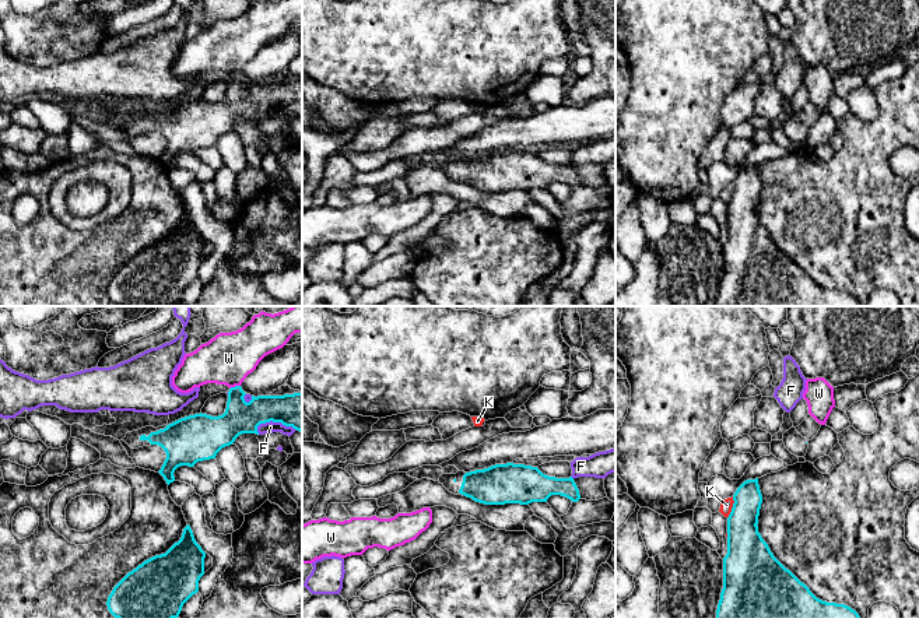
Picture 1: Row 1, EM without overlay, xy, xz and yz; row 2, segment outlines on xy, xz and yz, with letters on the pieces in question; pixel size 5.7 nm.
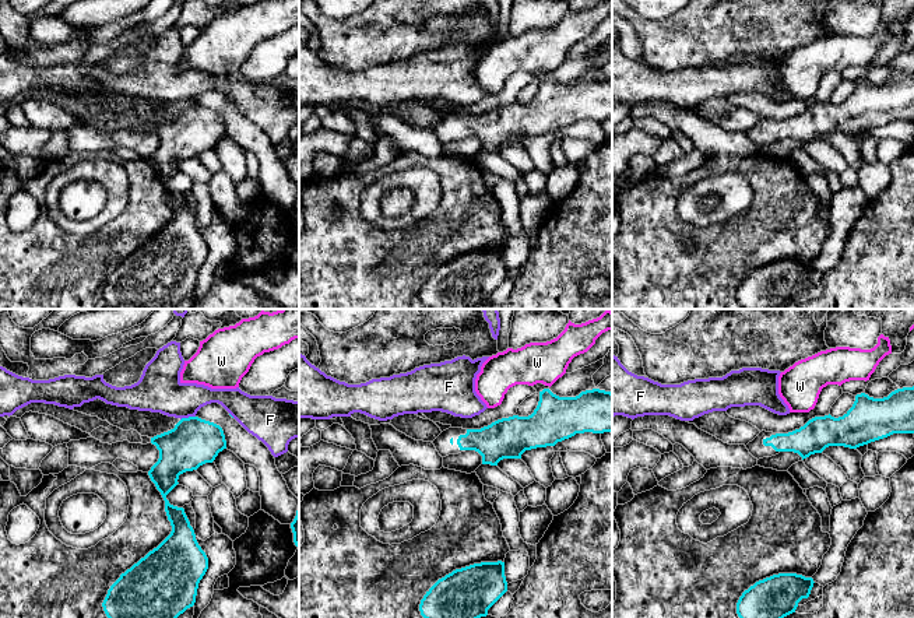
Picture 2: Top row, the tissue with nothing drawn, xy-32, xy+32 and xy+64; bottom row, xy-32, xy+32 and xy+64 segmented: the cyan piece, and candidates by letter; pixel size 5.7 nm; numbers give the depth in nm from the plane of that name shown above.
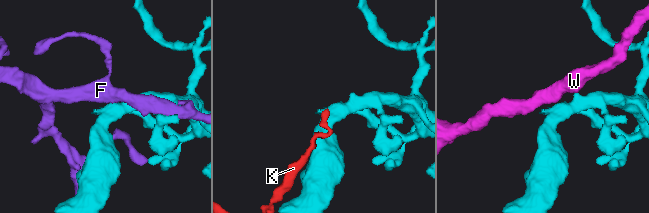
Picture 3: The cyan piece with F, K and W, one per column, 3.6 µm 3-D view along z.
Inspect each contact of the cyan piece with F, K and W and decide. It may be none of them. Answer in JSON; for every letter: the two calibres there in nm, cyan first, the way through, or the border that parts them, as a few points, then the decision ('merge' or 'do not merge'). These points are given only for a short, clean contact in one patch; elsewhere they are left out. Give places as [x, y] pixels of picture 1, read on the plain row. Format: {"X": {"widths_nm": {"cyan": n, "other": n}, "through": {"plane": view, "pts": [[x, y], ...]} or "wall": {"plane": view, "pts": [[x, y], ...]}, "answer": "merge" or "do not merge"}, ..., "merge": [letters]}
{"F": {"widths_nm": {"cyan": 200, "other": 70}, "answer": "do not merge"}, "K": {"widths_nm": {"cyan": 220, "other": 70}, "wall": {"plane": "yz", "pts": [[733, 183], [733, 192], [728, 204]]}, "answer": "do not merge"}, "W": {"widths_nm": {"cyan": 190, "other": 300}, "wall": {"plane": "xy", "pts": [[239, 72], [230, 76]]}, "answer": "do not merge"}, "merge": []}

